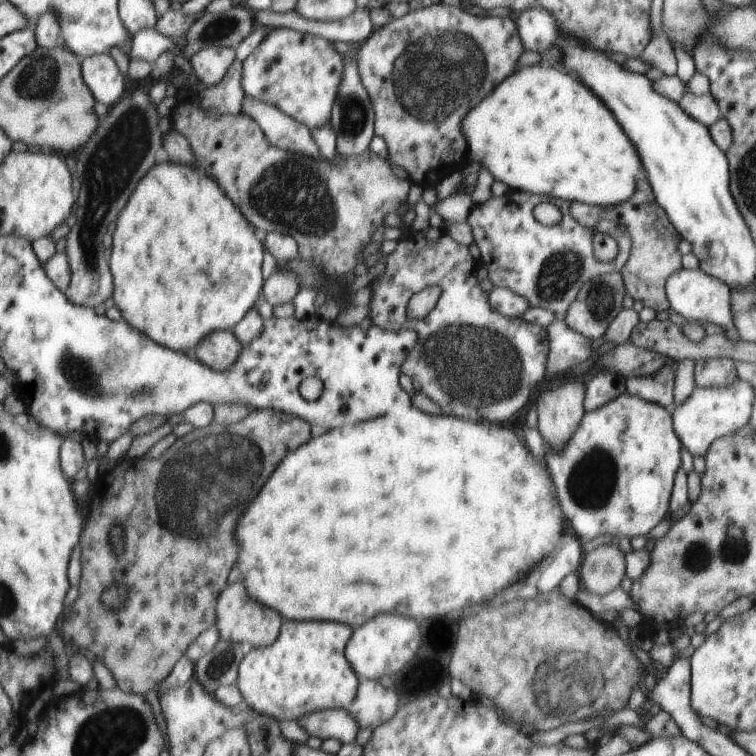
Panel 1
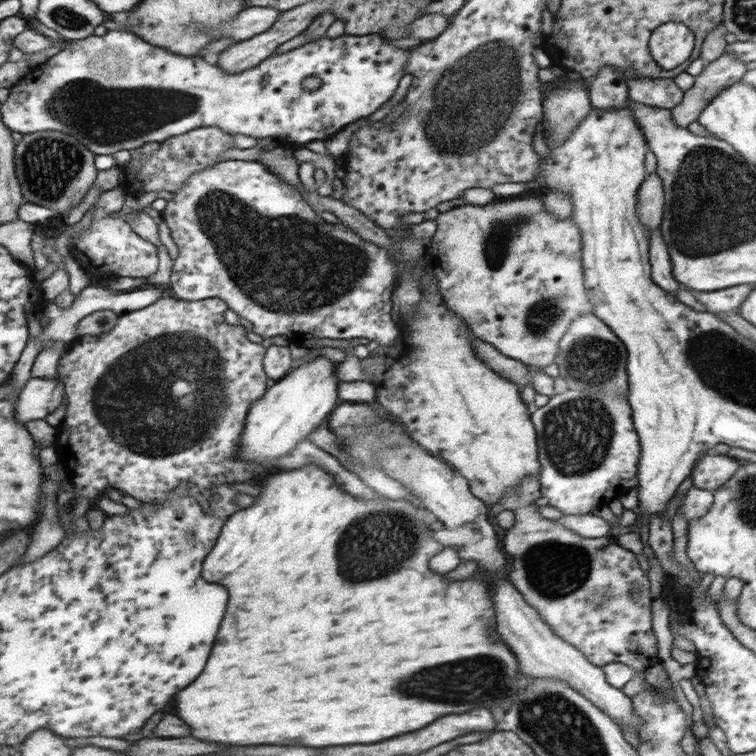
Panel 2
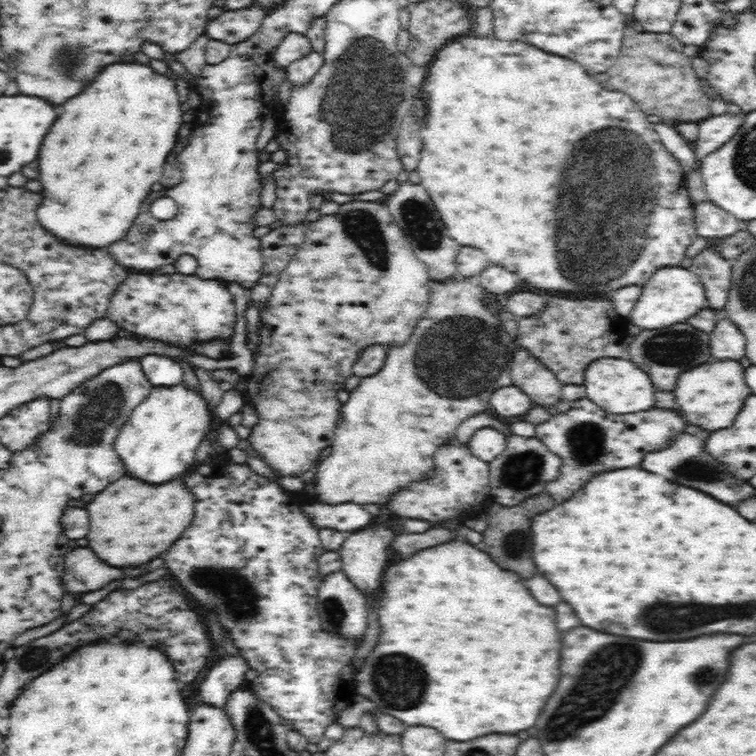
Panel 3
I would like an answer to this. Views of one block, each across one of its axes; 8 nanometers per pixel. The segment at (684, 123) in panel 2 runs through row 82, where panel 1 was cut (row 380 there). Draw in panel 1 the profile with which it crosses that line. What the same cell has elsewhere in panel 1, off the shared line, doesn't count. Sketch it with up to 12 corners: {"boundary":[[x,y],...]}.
{"boundary":[[732,358],[695,362],[696,387],[720,388],[738,380]]}

